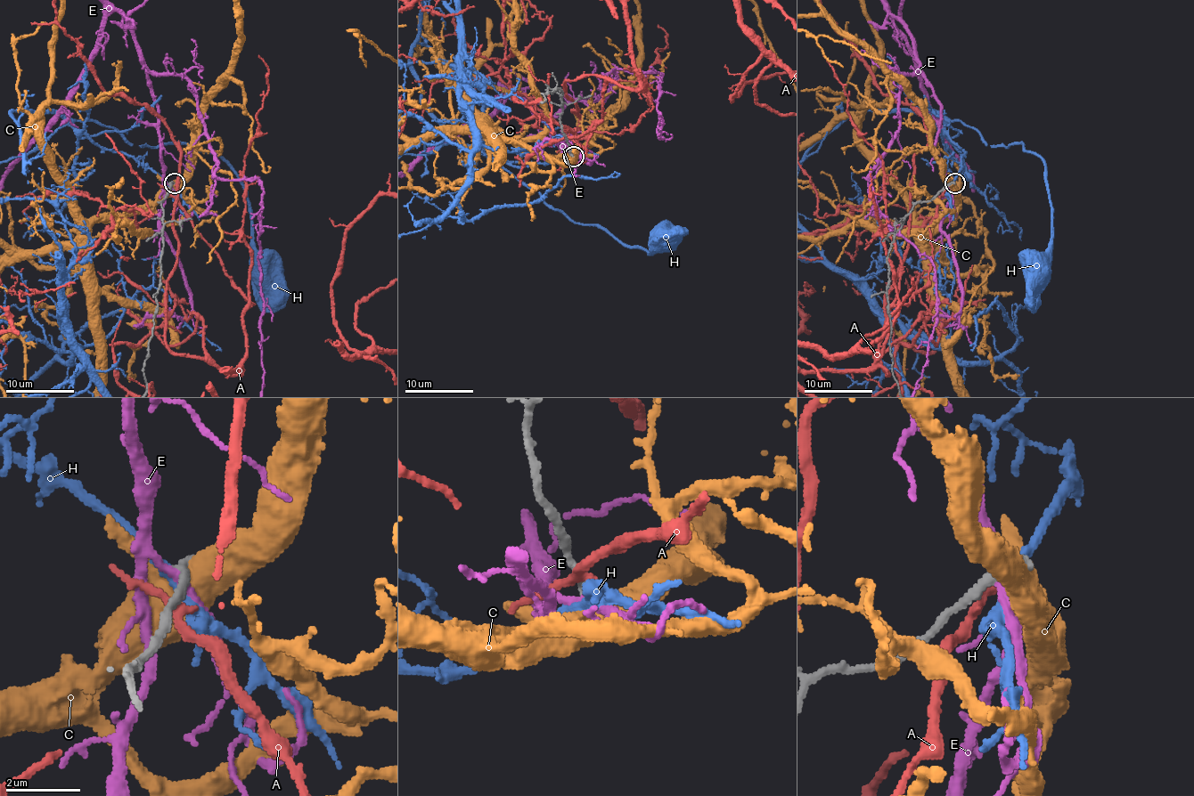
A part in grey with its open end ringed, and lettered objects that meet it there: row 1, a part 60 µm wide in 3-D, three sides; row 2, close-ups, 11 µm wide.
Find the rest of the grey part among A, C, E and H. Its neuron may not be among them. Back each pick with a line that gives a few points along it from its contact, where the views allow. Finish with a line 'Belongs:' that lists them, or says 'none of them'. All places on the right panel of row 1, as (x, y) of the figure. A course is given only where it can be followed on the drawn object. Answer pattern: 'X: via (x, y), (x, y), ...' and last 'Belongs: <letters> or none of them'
Belongs: none of them

